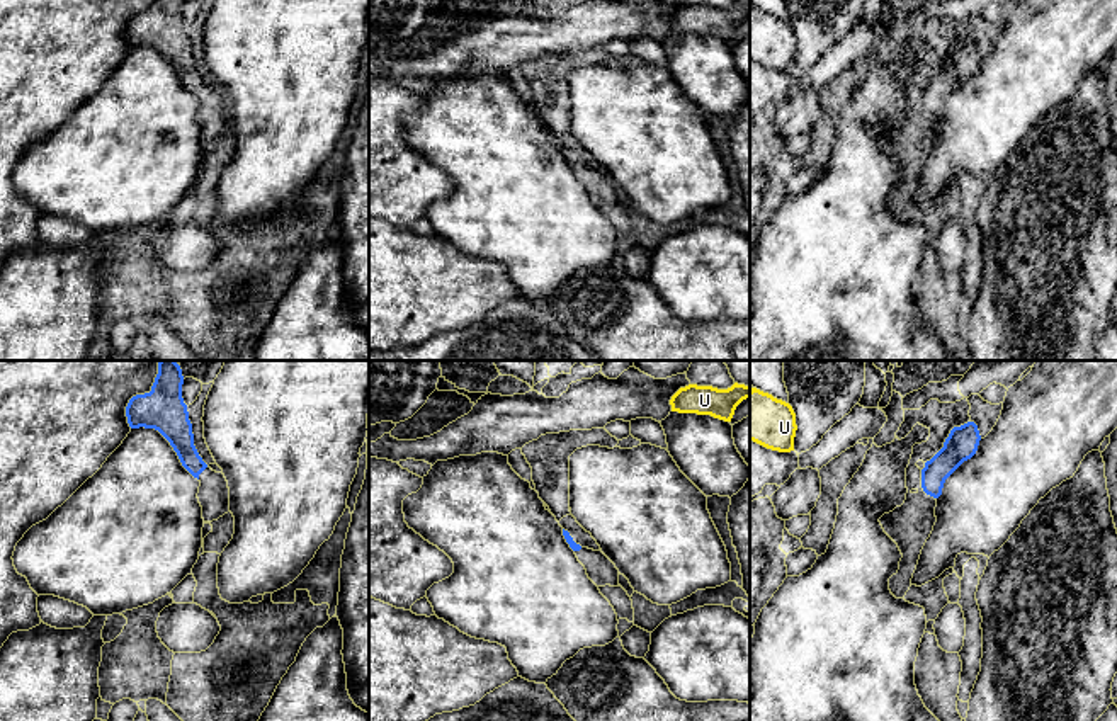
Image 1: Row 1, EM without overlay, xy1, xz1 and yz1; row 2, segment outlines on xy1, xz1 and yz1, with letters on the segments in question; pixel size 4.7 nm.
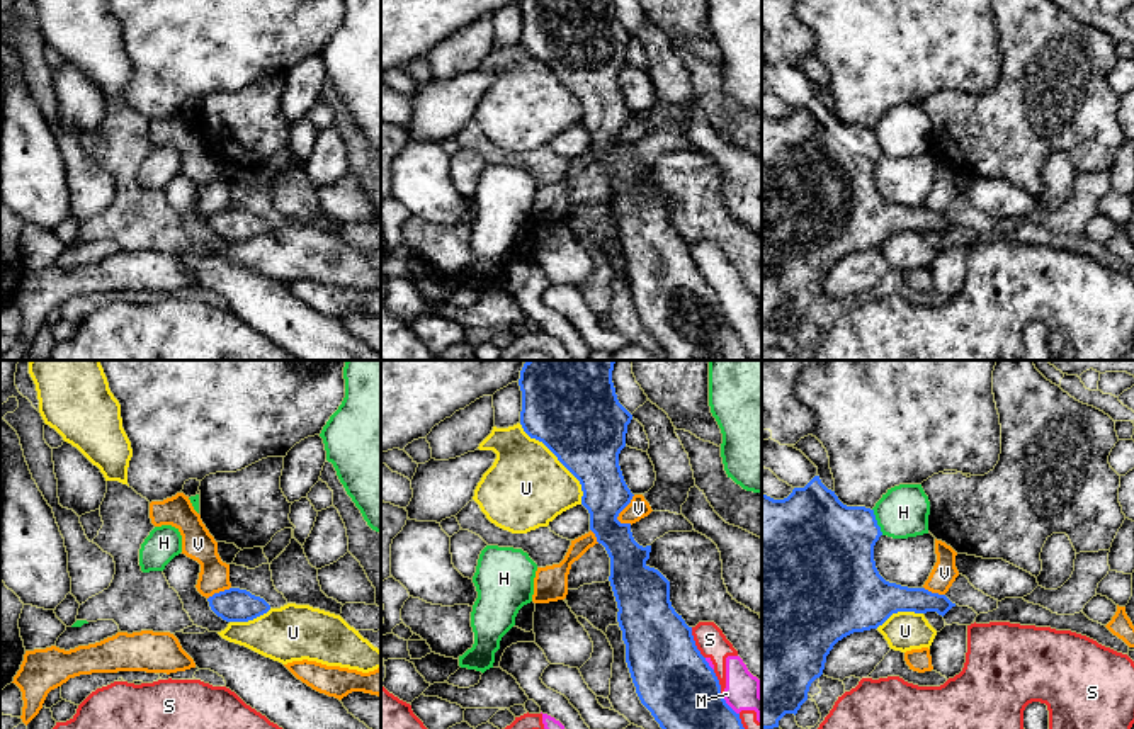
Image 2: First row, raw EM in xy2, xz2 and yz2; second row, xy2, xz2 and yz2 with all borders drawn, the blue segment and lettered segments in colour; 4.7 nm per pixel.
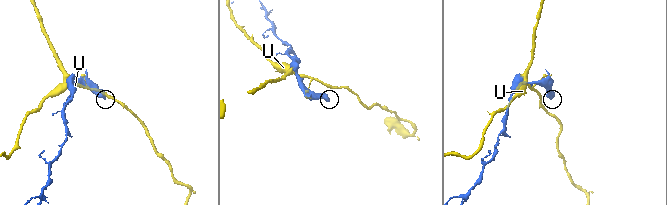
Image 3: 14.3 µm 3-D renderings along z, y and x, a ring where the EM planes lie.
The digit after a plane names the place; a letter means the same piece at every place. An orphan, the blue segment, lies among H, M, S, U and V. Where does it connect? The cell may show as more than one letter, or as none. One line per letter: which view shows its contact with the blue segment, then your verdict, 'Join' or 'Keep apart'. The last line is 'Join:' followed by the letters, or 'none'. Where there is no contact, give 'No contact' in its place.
H: Touches blue in yz2. Keep apart
M: Touches blue in xz2. Keep apart
S: Touches blue in xz2. Keep apart
U: Touches blue in xz2. Keep apart
V: Touches blue in xz2. Keep apart
Join: none

